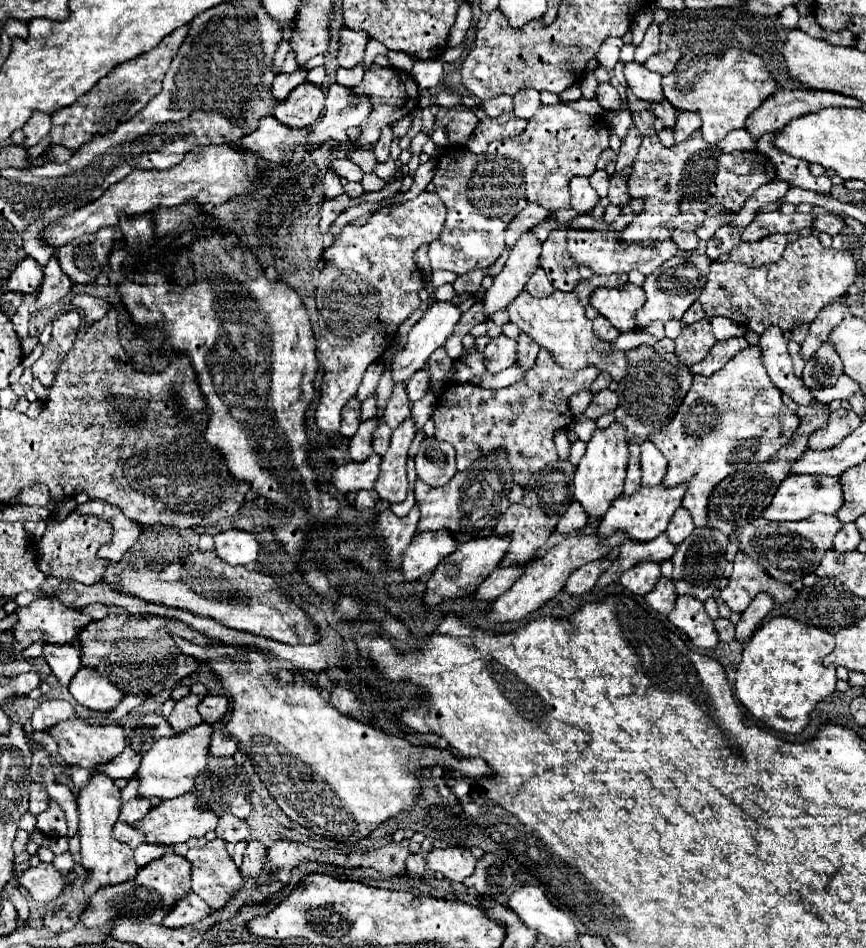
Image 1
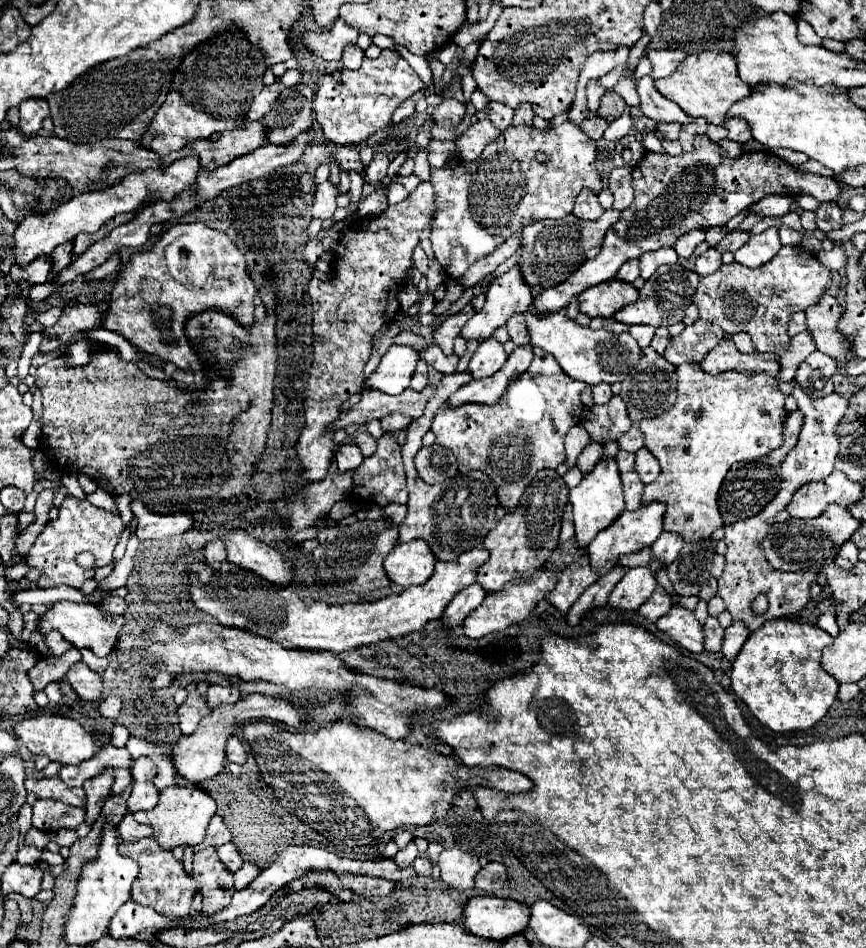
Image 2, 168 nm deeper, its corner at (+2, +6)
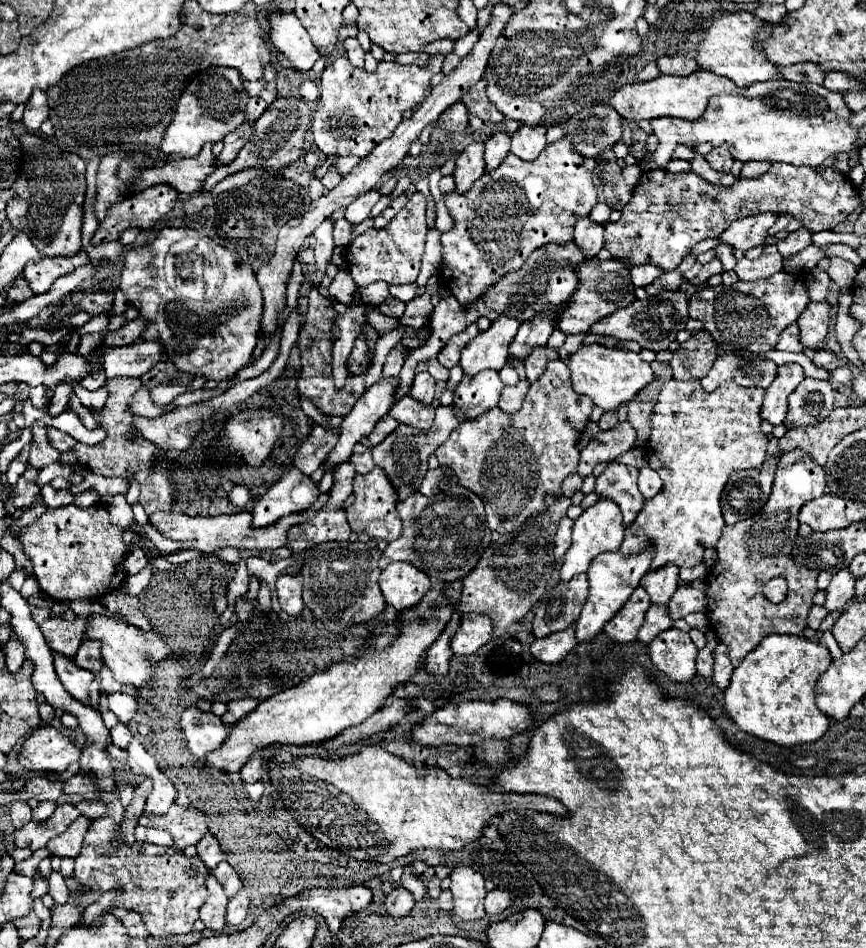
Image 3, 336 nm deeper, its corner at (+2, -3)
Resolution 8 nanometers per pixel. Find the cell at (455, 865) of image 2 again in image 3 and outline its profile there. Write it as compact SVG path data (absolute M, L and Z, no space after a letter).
M471 867L453 869L451 891L453 891L453 901L455 901L453 913L459 919L477 921L485 917L483 899L487 891L485 891L485 879L481 873L473 871Z

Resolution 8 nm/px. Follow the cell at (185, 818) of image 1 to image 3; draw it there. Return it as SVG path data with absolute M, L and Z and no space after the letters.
M173 805L165 815L143 815L139 819L143 827L167 829L175 837L175 849L185 849L187 845L197 845L199 839L207 833L205 815L193 807L183 809Z

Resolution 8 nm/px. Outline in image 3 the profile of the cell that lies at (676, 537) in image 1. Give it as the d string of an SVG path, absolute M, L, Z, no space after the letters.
M665 565L653 571L651 575L647 573L641 579L641 587L649 593L653 605L667 605L671 601L671 595L677 589L677 575L679 575L679 567Z

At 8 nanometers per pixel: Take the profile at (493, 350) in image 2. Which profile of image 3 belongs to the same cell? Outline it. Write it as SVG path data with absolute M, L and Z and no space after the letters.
M481 371L475 377L465 375L455 389L453 407L463 421L477 419L485 411L497 407L503 383L497 371Z

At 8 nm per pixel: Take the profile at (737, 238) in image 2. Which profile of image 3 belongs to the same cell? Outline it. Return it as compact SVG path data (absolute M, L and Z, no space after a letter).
M717 257L713 261L709 261L707 265L703 265L703 269L699 271L699 275L695 279L691 279L691 285L703 285L715 273L721 273L721 261Z

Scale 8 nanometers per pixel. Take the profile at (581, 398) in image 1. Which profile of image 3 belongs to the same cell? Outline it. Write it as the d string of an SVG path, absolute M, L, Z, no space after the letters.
M581 345L579 351L567 363L567 367L571 369L573 389L581 395L589 395L595 401L597 407L591 415L591 421L595 423L601 419L603 411L617 411L621 405L631 403L631 399L635 399L635 395L655 379L651 365L643 361L639 353L609 349L603 345Z

